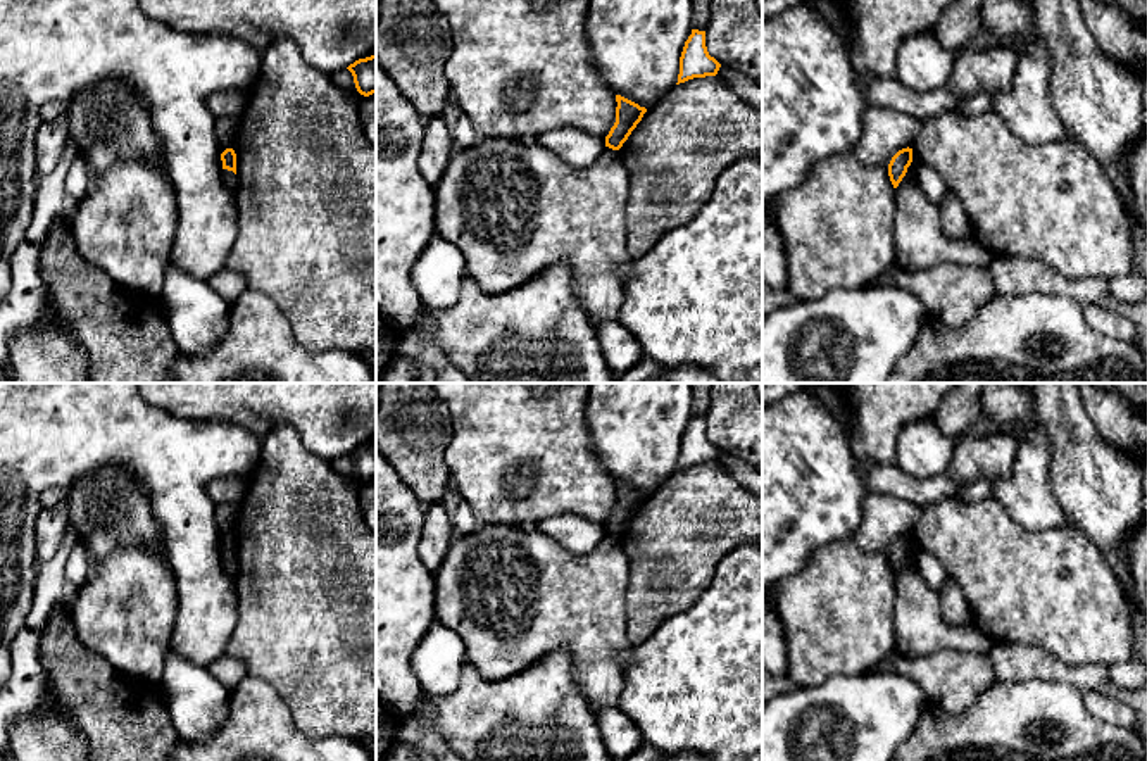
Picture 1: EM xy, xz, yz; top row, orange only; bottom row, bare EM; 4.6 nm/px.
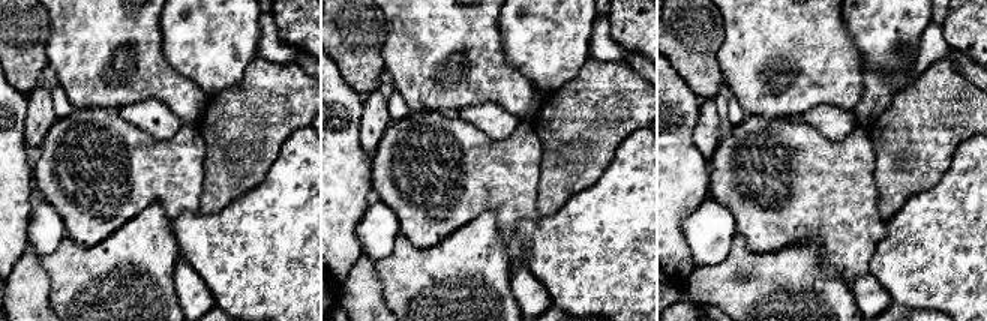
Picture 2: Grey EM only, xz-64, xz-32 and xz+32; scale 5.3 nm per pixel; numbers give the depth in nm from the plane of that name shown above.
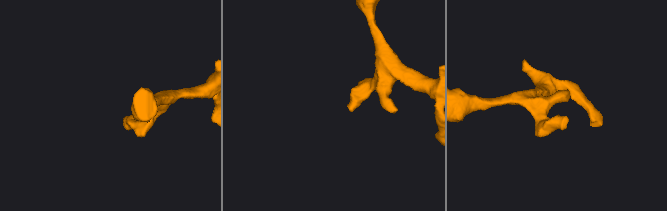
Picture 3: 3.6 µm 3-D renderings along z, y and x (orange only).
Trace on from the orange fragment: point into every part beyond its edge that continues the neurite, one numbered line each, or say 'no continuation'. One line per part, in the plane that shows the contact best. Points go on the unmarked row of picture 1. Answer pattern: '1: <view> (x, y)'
no continuation

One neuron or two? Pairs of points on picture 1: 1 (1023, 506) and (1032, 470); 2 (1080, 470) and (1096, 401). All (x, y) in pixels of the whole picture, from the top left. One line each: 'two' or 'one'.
1: one
2: two

